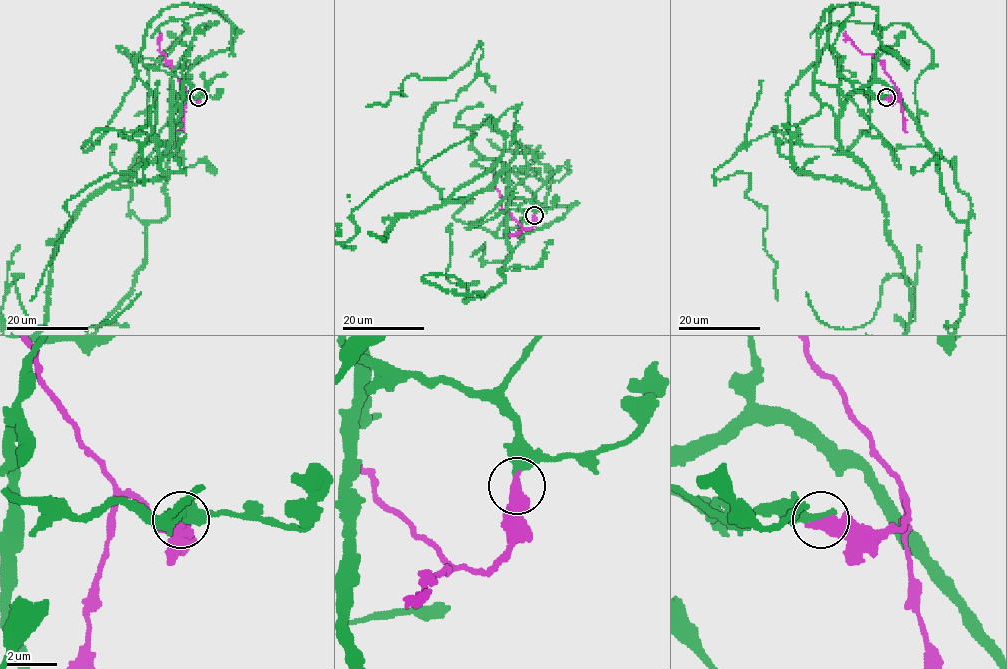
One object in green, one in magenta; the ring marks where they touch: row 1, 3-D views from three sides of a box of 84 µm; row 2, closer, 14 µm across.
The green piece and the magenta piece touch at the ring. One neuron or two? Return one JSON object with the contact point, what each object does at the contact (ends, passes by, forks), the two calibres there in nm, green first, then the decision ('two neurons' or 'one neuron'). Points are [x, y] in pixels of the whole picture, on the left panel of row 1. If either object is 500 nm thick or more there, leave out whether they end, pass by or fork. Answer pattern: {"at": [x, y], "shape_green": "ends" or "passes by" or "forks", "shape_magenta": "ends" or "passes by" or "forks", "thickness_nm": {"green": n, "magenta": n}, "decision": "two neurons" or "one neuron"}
{"at": [198, 97], "thickness_nm": {"green": 400, "magenta": 550}, "decision": "one neuron"}

